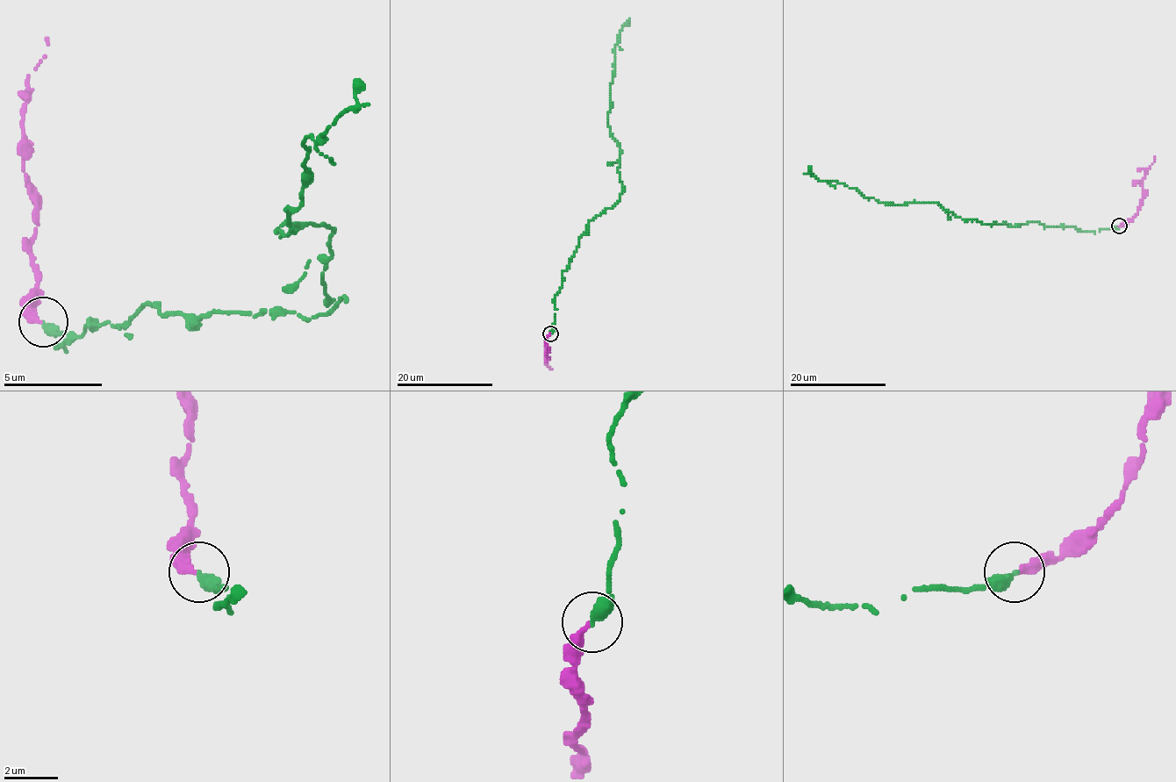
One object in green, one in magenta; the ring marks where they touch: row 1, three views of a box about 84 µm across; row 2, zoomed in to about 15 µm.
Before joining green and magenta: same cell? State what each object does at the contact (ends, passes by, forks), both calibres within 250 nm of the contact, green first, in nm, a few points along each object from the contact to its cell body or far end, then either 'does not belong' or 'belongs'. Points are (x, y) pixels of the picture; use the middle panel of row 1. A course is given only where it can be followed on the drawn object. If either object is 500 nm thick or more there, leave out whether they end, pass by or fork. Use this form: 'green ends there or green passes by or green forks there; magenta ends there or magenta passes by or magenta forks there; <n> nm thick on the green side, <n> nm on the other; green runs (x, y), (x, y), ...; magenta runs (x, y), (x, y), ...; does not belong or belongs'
green ends there; magenta ends there; 360 nm thick on the green side, 300 nm on the other; green runs (550, 333), (553, 300), (579, 237), (624, 188), (618, 170), (621, 151), (606, 119), (613, 53), (629, 18); magenta runs (549, 333), (546, 363), (550, 369); does not belong

